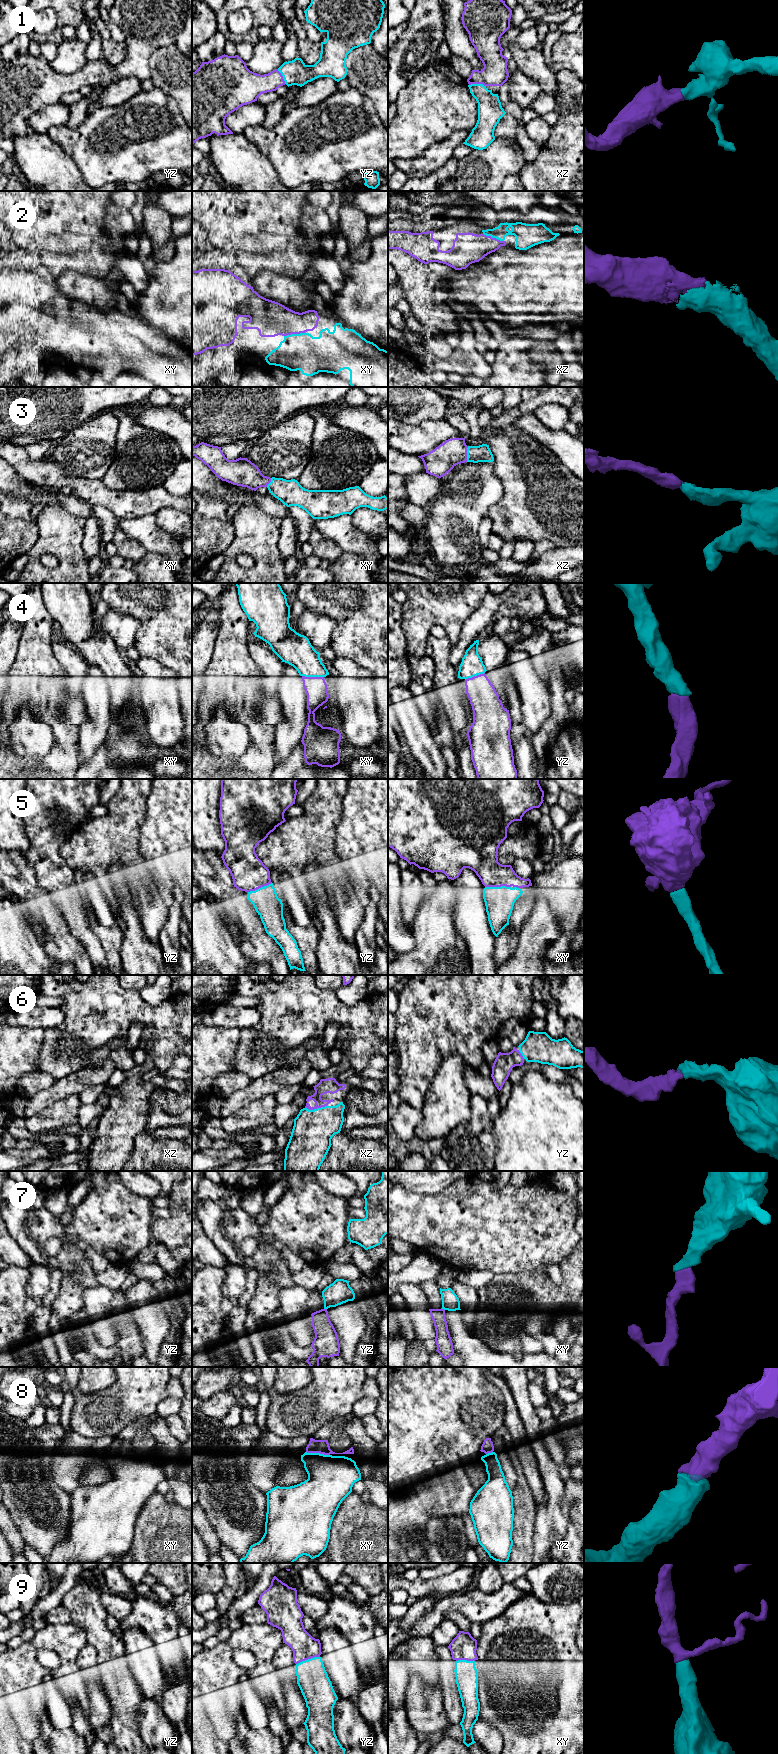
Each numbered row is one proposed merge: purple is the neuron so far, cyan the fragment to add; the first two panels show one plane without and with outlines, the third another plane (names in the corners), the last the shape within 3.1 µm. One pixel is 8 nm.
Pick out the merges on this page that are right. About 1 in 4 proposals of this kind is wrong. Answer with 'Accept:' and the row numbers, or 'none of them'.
Accept: 1, 2, 3, 4, 5, 6, 8, 9

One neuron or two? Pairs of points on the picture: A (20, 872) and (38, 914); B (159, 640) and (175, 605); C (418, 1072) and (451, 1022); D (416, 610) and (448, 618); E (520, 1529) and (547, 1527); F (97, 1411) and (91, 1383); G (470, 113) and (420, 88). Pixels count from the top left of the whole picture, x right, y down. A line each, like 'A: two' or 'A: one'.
A: one
B: one
C: one
D: one
E: two
F: two
G: one

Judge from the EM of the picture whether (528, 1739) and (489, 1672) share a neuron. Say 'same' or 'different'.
same

